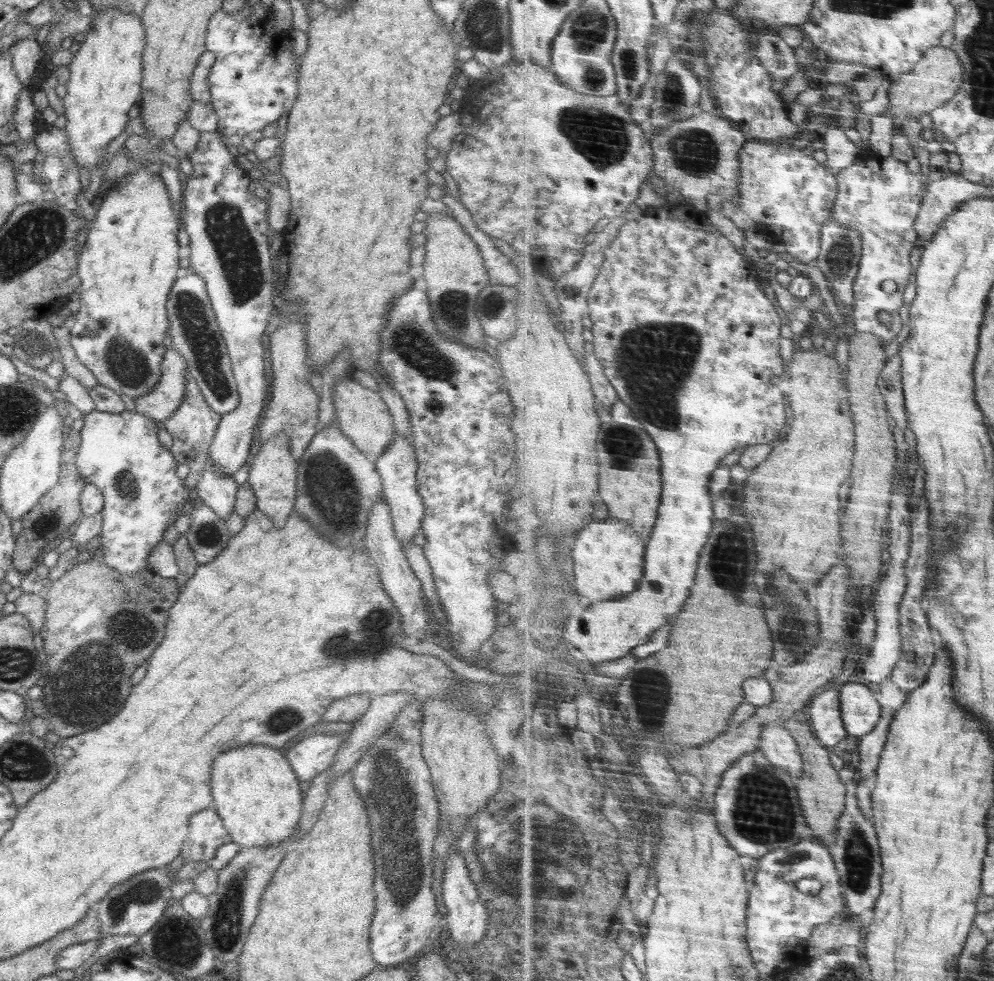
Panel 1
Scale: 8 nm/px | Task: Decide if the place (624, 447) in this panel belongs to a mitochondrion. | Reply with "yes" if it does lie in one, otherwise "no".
yes

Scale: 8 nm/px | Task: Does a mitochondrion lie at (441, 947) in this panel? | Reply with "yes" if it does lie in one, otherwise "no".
no

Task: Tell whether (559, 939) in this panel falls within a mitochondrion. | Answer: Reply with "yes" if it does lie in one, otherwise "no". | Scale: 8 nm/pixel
no

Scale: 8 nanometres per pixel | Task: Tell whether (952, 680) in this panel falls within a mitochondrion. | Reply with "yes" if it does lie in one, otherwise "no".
no

